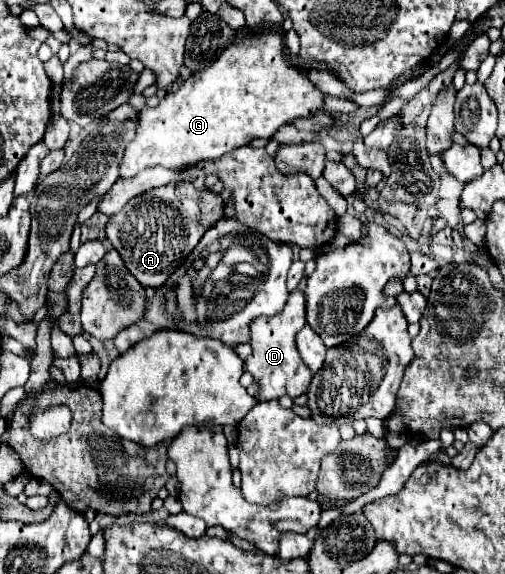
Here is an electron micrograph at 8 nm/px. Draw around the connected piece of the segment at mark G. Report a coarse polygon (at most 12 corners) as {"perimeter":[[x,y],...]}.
{"perimeter":[[279,27],[139,111],[119,175],[183,173],[321,111]]}

